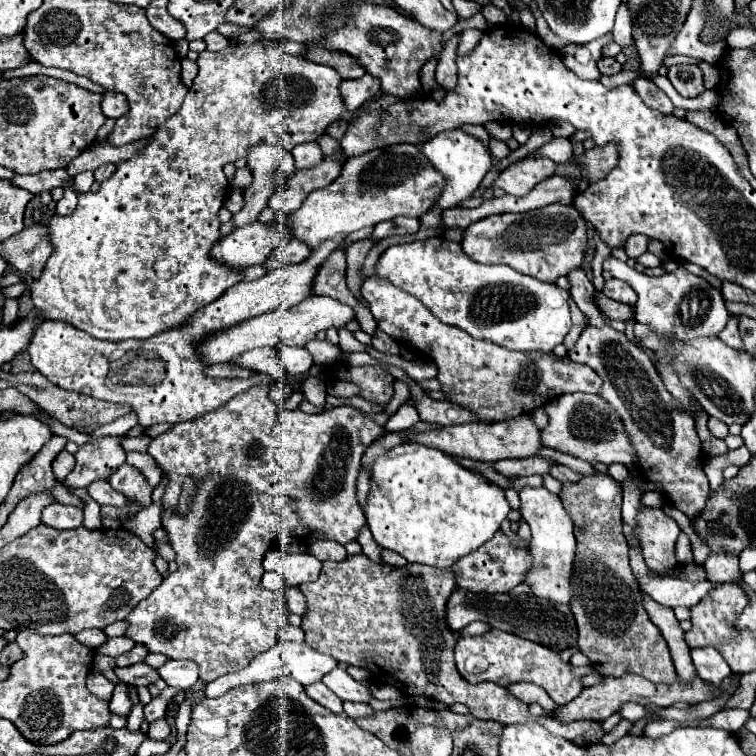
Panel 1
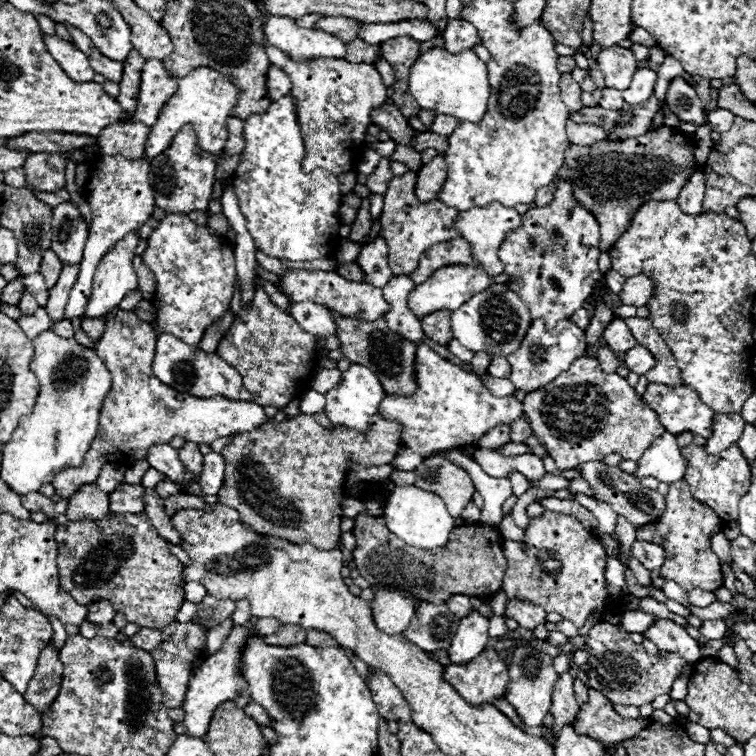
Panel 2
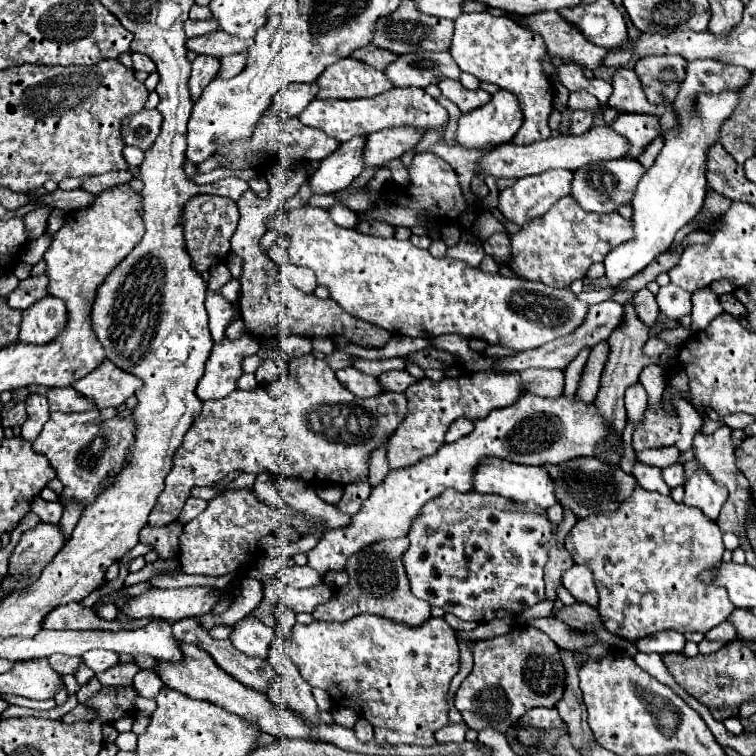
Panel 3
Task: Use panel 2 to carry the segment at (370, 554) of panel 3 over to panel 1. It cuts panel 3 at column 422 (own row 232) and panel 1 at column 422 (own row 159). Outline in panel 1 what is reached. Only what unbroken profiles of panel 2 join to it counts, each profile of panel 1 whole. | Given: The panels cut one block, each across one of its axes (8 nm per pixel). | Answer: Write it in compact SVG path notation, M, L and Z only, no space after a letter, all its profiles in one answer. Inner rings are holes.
M364 554L348 556L342 562L322 562L322 572L316 582L306 582L298 586L300 592L306 596L308 610L302 616L302 630L306 634L306 642L314 646L322 654L330 654L338 662L348 662L352 666L360 666L370 670L374 682L392 684L400 692L406 695L426 696L432 700L438 700L442 704L454 704L462 702L470 708L472 716L480 720L496 720L504 726L508 724L524 724L524 722L538 722L546 730L550 730L556 736L562 736L566 740L574 740L580 734L592 736L596 732L596 722L562 722L554 716L532 716L528 710L528 704L518 700L514 694L510 694L508 688L482 682L482 684L468 684L456 670L454 664L454 632L446 624L444 606L452 590L456 588L456 580L452 576L452 570L440 570L440 568L428 568L424 564L406 564L402 568L388 566L388 564L376 564L368 560Z

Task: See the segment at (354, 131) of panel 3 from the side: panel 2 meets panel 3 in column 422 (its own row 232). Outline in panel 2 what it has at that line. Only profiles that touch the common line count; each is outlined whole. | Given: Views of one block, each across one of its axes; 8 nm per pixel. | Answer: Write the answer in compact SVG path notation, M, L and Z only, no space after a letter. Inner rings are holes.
M100 156L94 162L92 174L88 184L84 186L86 200L92 208L92 226L82 258L82 268L78 272L78 280L70 292L70 300L66 304L66 314L64 318L70 320L74 316L82 318L84 308L88 304L88 298L92 294L92 276L96 272L98 262L102 256L118 242L122 240L128 232L138 230L154 212L154 192L148 182L148 170L150 164L146 160L126 160L124 156Z

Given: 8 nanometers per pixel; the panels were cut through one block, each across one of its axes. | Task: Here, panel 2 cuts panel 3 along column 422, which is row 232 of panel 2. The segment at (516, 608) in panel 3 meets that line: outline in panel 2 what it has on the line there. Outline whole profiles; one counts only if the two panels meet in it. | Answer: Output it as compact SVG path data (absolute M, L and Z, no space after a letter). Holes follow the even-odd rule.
M558 182L554 192L554 200L548 206L530 206L528 212L522 214L520 230L510 230L508 238L500 244L500 260L504 262L504 274L508 274L506 286L520 294L522 302L530 310L530 318L542 318L548 330L552 330L560 320L568 320L580 306L586 304L594 294L594 286L604 282L604 274L598 268L600 258L600 226L590 210L574 202L572 182Z

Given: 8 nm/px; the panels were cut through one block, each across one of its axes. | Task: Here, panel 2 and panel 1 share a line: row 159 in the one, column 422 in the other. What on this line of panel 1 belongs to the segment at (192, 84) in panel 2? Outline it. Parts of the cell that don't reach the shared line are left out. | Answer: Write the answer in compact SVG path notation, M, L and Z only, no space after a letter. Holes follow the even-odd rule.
M444 130L444 132L436 134L428 142L424 142L422 152L430 160L430 164L446 180L444 182L444 188L442 188L442 192L438 196L438 202L434 204L434 208L440 208L440 210L454 208L460 202L468 200L474 194L474 190L480 186L484 174L492 166L492 158L488 154L488 148L484 144L480 144L480 140L476 140L474 136L470 136L470 134L462 132L462 130Z

